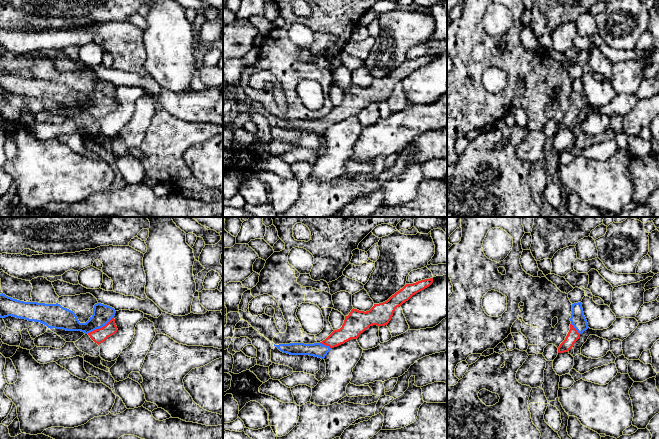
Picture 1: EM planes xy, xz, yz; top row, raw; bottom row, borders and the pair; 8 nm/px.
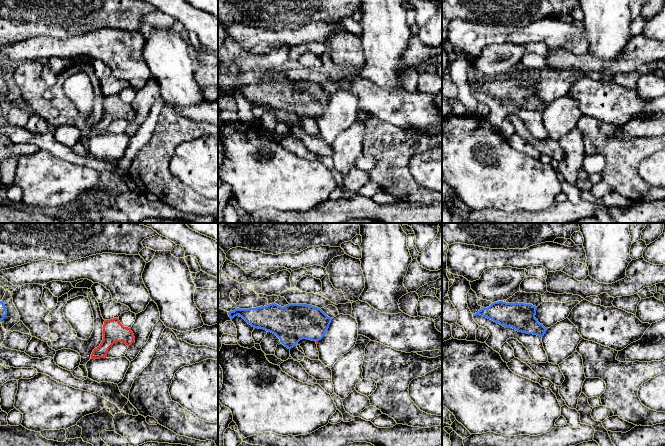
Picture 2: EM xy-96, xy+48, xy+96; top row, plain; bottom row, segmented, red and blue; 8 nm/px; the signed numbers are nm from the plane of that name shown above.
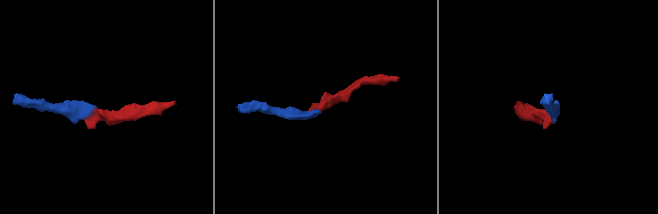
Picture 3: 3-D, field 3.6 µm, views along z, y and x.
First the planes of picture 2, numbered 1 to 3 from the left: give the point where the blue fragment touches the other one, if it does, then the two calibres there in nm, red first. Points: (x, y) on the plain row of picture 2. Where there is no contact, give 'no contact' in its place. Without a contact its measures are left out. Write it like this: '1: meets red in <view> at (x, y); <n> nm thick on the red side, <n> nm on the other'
1: no contact
2: meets red in xy+48 at (316, 117); 20 nm thick on the red side, 300 nm on the other
3: no contact

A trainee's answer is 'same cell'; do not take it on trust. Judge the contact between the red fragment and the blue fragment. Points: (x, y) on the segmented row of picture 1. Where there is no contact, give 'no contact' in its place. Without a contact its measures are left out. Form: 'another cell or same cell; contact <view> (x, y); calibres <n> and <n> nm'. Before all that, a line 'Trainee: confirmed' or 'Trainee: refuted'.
Trainee: confirmed
same cell; contact xy (100, 328); calibres 110 and 160 nm

